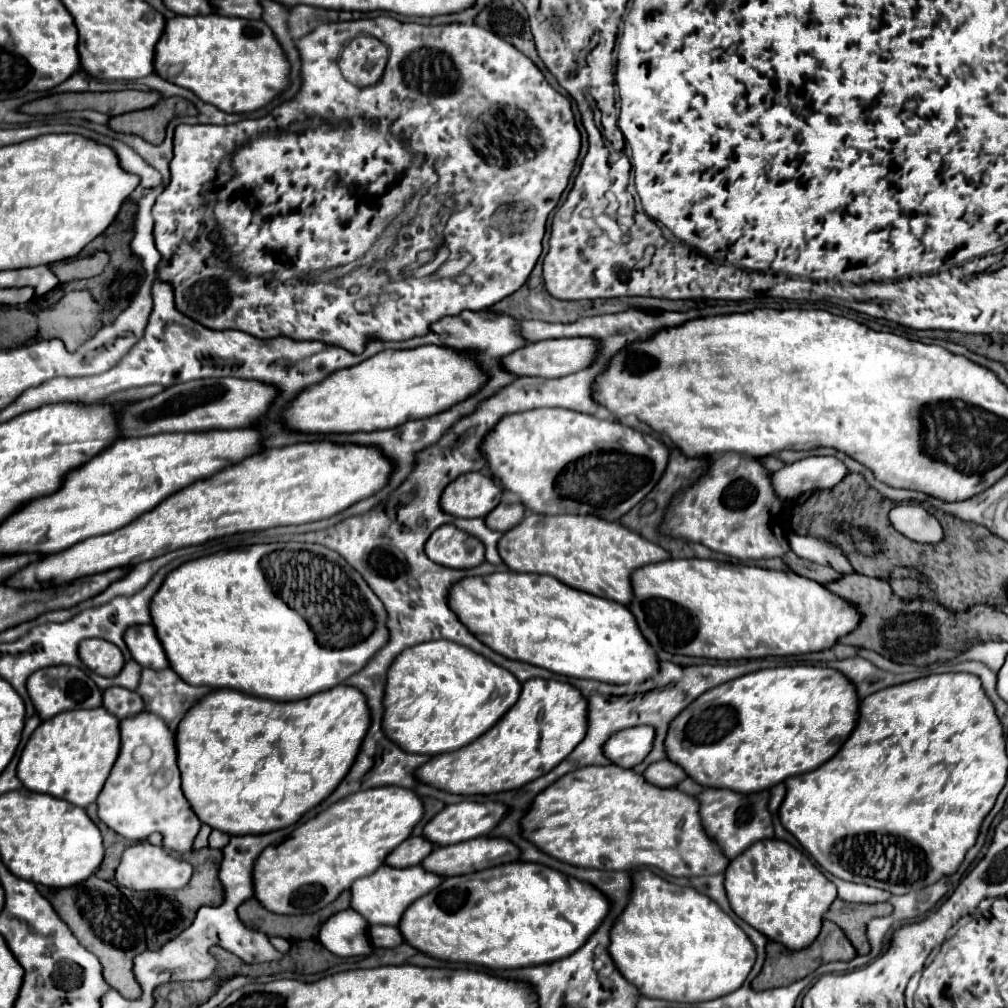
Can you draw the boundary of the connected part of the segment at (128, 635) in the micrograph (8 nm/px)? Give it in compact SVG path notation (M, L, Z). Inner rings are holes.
M129 626L129 630L125 630L123 640L133 656L133 660L137 664L141 664L143 668L155 668L155 670L163 670L169 666L167 656L161 648L161 642L155 638L155 628L153 626Z

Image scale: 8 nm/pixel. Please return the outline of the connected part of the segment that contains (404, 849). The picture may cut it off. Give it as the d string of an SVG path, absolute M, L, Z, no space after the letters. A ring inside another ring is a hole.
M413 836L413 838L401 842L401 846L395 848L385 858L385 864L387 866L397 866L397 868L417 866L417 864L423 862L423 858L429 856L431 850L433 850L433 844L431 842L427 842L423 836Z

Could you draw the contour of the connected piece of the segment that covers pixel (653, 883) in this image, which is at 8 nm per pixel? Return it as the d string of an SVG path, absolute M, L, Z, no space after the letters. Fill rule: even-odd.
M647 868L637 870L631 882L629 902L609 932L609 956L639 994L703 1002L725 996L745 982L755 962L755 948L717 902L691 886L671 884Z

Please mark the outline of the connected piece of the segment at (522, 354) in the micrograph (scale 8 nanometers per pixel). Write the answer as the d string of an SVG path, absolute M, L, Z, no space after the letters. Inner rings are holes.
M557 338L557 340L541 340L533 344L525 344L521 350L515 350L501 358L501 366L515 376L539 376L539 378L561 378L565 374L573 374L577 370L587 368L597 352L597 342L591 338Z

